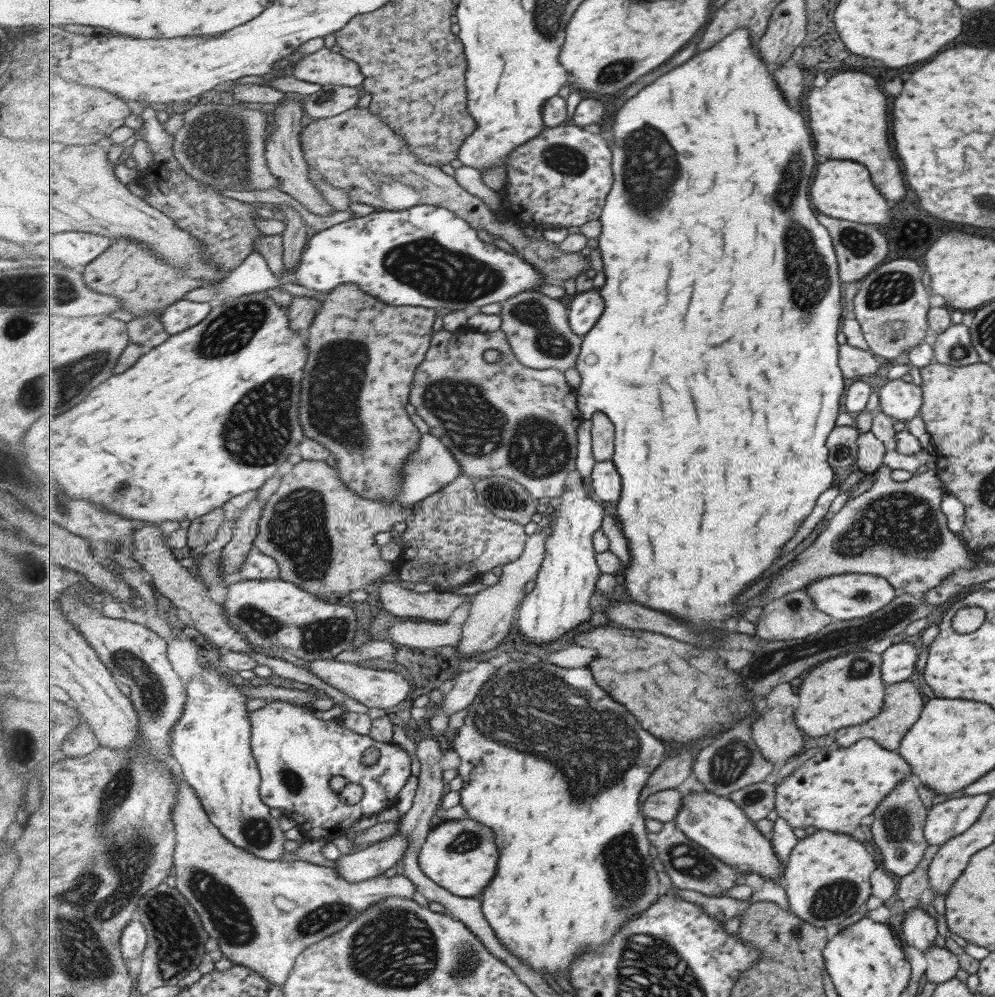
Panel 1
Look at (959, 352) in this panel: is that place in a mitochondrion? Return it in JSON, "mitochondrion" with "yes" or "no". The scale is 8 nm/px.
{"mitochondrion":"yes"}

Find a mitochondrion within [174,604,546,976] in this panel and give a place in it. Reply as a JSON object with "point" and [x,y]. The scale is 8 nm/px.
{"point":[228,915]}

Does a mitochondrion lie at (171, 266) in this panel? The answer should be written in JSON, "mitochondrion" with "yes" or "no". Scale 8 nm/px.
{"mitochondrion":"no"}

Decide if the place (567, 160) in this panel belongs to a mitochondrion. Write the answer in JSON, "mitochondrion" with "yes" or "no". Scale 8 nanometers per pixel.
{"mitochondrion":"yes"}

